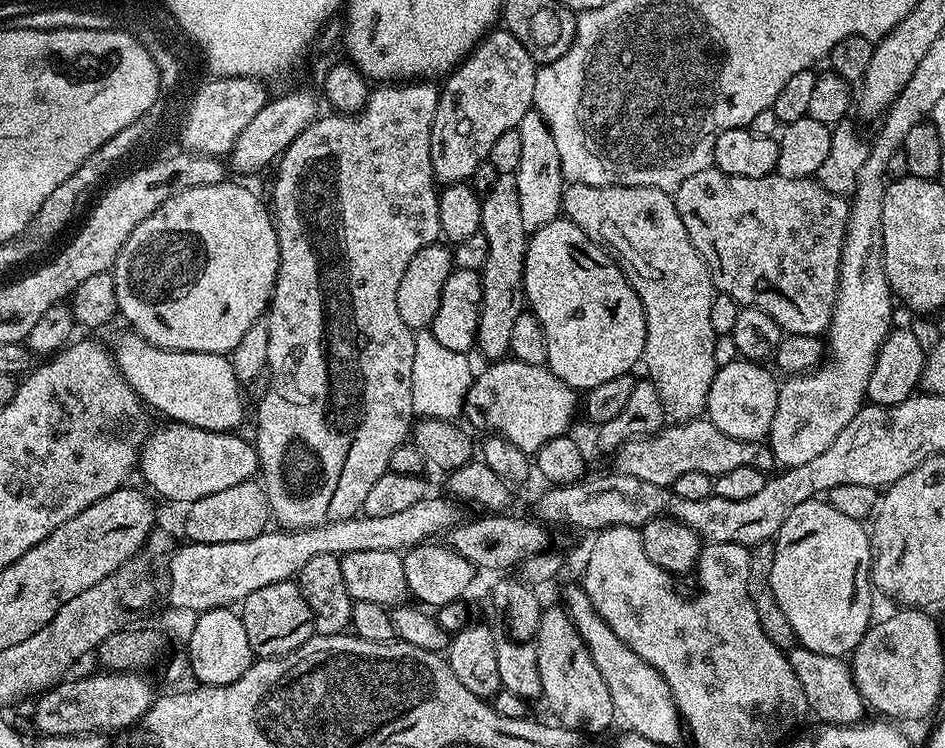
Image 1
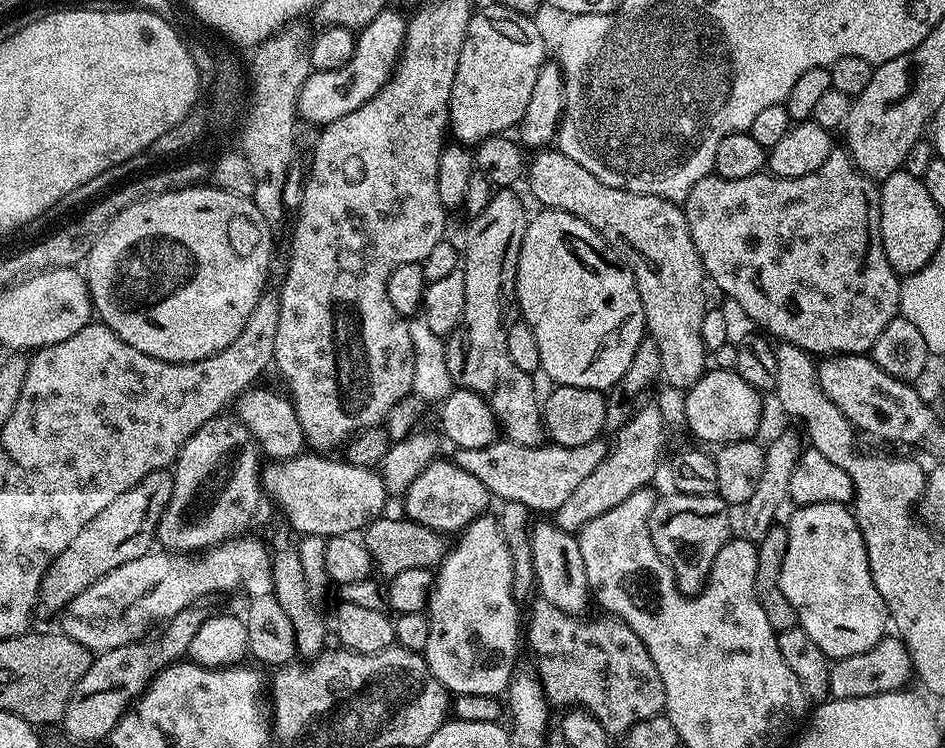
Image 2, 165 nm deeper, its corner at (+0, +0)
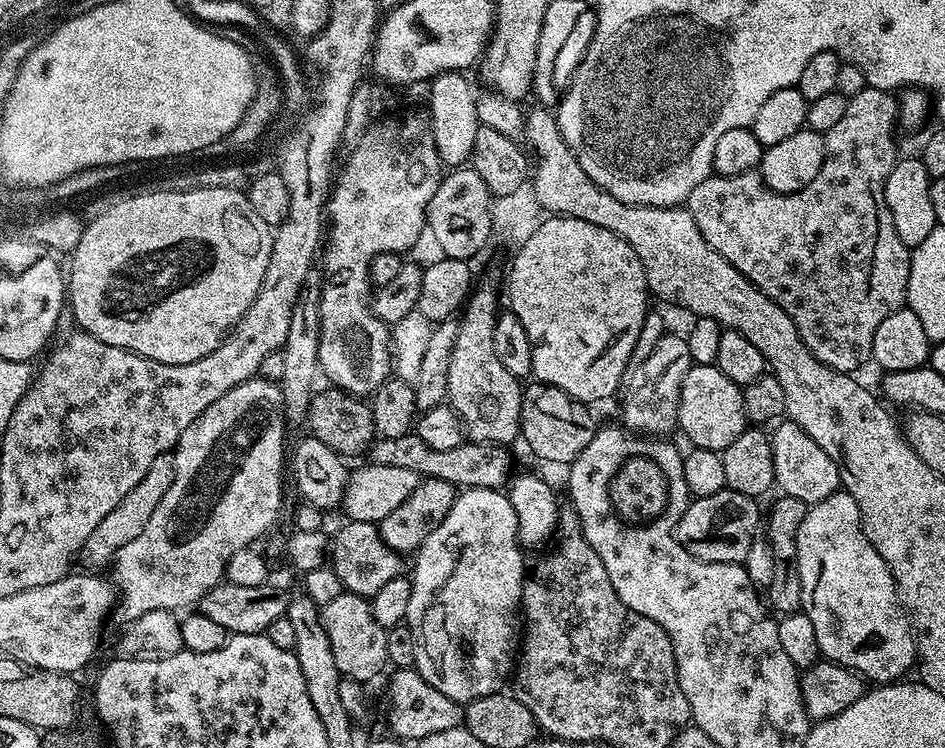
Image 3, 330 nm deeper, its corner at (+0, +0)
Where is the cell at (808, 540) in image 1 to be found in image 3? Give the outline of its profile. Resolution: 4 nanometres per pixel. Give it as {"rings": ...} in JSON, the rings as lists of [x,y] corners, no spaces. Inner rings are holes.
{"rings":[[[843,490],[830,494],[830,498],[822,498],[822,502],[818,502],[809,507],[806,518],[798,530],[798,538],[796,541],[798,542],[796,569],[798,570],[798,582],[802,588],[800,606],[803,612],[810,618],[810,623],[814,626],[814,634],[818,638],[821,657],[825,660],[831,660],[833,664],[841,664],[843,668],[850,668],[852,671],[858,672],[864,677],[865,681],[875,682],[877,685],[899,681],[901,677],[903,677],[900,675],[902,675],[908,667],[913,667],[913,665],[916,664],[916,637],[910,631],[908,614],[905,612],[904,605],[900,603],[900,598],[896,594],[894,578],[890,574],[886,562],[882,562],[882,554],[878,554],[878,550],[874,550],[874,546],[866,538],[864,527],[860,524],[858,502],[854,502],[854,498],[850,498],[850,494]]]}

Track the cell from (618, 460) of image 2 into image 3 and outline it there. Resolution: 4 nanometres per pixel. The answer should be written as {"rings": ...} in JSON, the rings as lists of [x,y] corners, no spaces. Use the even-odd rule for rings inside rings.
{"rings":[[[665,334],[654,346],[654,354],[642,362],[642,366],[632,368],[630,379],[627,381],[624,392],[624,421],[623,427],[627,431],[641,436],[664,438],[668,432],[676,432],[678,428],[678,406],[680,405],[680,387],[682,378],[692,369],[690,346],[683,335],[672,336]]]}

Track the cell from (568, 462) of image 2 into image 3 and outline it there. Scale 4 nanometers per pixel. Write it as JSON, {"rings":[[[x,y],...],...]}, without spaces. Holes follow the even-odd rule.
{"rings":[[[415,431],[407,432],[402,438],[376,438],[370,445],[371,452],[371,463],[381,464],[382,466],[403,466],[405,470],[414,470],[414,474],[418,474],[421,478],[450,482],[460,490],[466,488],[494,488],[500,490],[509,483],[514,472],[512,470],[512,456],[508,453],[511,451],[507,447],[498,444],[465,442],[454,446],[454,450],[430,450],[430,446],[426,446],[426,442],[422,442],[422,438],[418,438]]]}

